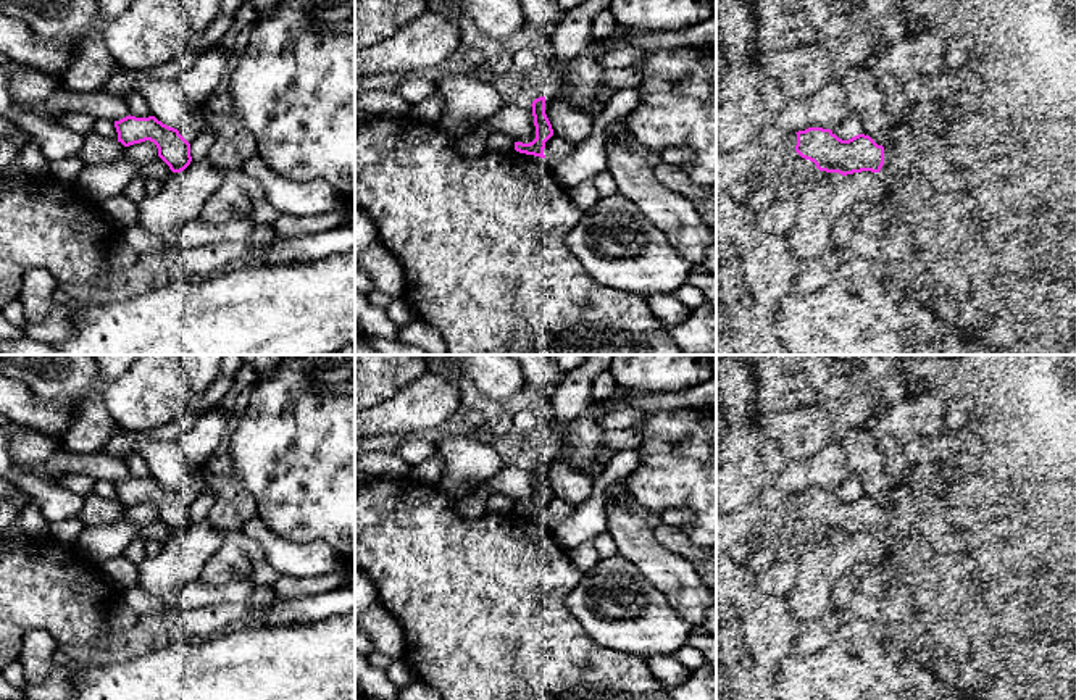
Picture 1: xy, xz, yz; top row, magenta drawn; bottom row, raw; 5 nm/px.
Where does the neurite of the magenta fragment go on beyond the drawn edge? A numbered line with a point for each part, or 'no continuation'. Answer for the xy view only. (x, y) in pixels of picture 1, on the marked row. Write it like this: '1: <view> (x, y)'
no continuation

